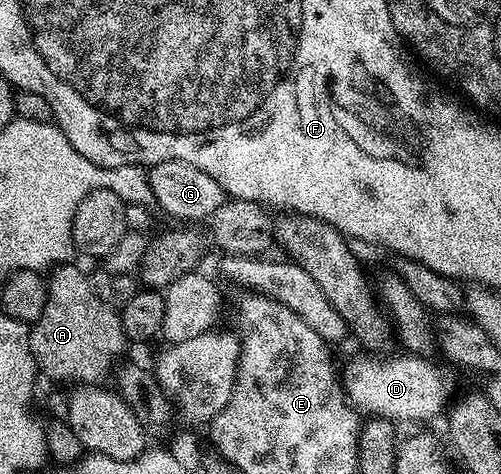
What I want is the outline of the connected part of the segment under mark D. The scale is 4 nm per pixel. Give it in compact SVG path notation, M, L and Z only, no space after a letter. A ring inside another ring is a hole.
M362 353L340 371L340 382L351 407L363 416L414 423L417 419L434 419L451 406L454 395L454 375L451 368L437 367L433 358L401 353L395 359Z

